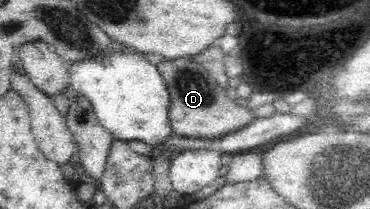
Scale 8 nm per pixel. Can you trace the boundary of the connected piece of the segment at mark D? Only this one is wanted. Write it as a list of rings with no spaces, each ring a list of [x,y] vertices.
[[[180,57],[179,59],[166,60],[155,64],[159,73],[164,79],[166,90],[169,94],[168,103],[168,124],[171,132],[183,137],[215,139],[219,136],[228,134],[229,132],[242,128],[248,121],[254,117],[254,113],[246,107],[238,106],[230,97],[225,93],[225,89],[220,86],[220,83],[214,79],[214,76],[197,64],[194,58]]]

